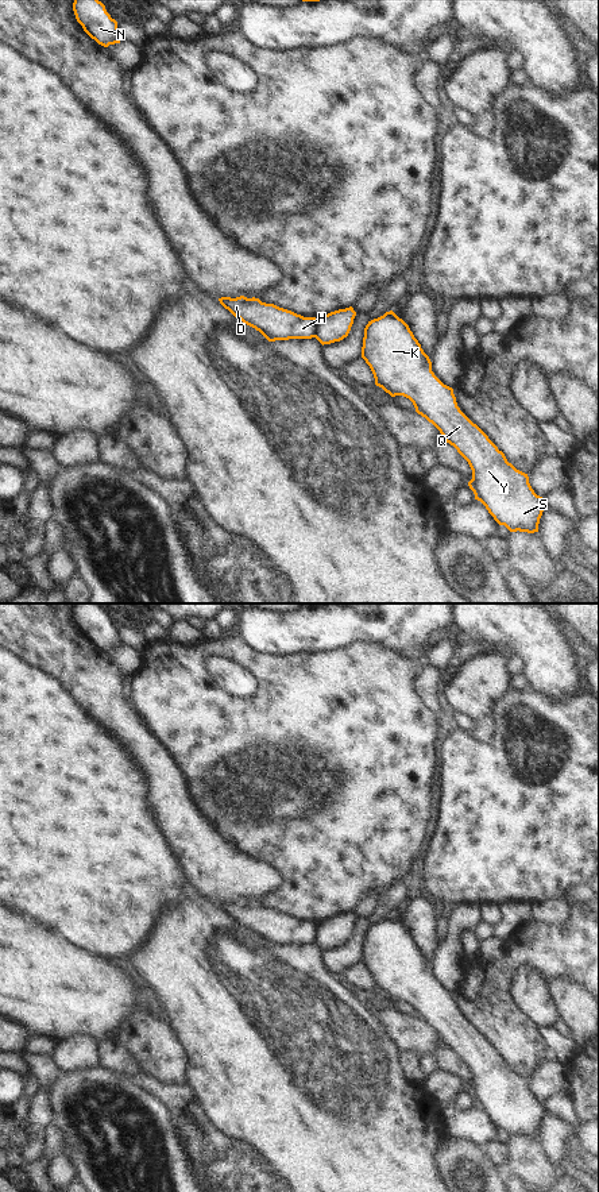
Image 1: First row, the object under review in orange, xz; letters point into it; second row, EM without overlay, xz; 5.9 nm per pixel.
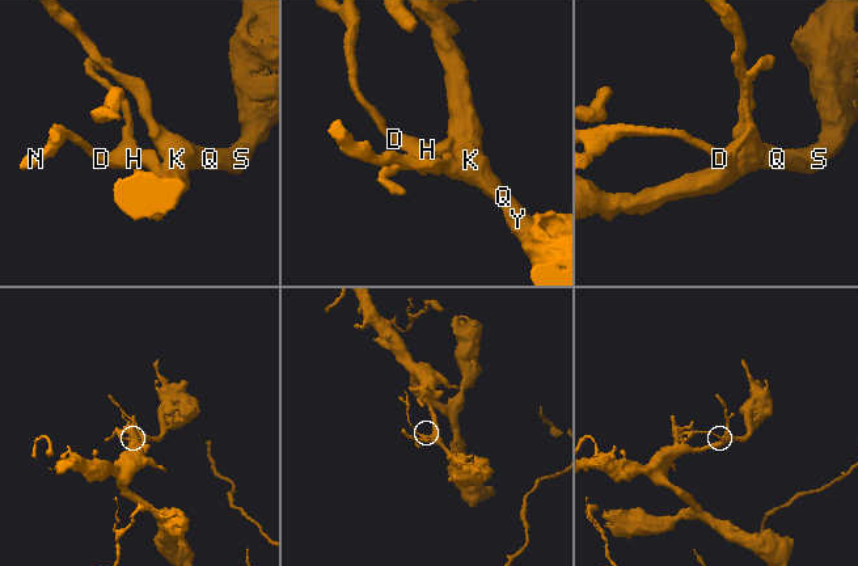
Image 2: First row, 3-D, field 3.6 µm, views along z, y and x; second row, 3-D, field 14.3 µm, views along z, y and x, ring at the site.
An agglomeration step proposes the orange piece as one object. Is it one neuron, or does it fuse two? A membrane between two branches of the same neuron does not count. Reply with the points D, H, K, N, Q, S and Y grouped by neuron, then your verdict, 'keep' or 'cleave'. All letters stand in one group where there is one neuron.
D H N / K Q S Y | cleave

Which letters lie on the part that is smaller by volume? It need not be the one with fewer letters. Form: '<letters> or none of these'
D, H, N.

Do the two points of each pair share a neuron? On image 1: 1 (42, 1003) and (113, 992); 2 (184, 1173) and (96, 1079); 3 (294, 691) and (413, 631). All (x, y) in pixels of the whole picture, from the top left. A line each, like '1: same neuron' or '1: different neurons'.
1: same neuron
2: same neuron
3: different neurons

